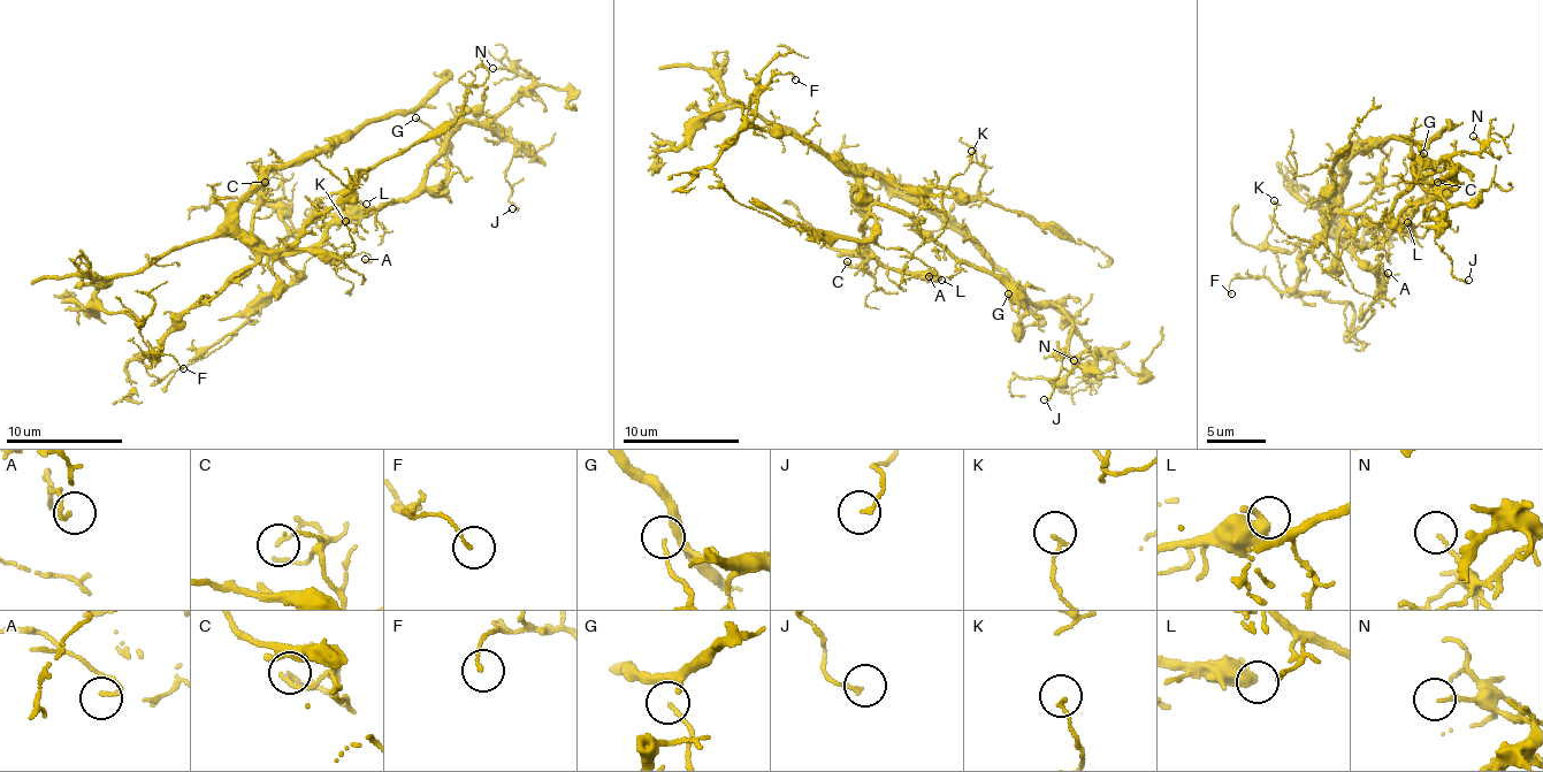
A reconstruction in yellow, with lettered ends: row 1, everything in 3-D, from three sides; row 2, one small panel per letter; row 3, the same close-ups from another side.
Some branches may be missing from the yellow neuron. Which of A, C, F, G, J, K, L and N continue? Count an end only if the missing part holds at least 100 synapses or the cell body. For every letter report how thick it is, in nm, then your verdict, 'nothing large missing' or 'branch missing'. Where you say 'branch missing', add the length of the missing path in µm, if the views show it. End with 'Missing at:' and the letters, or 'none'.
A: 130 nm thick; nothing large missing
C: 80 nm thick; nothing large missing
F: 100 nm thick; nothing large missing
G: 120 nm thick; nothing large missing
J: 120 nm thick; nothing large missing
K: 130 nm thick; nothing large missing
L: 600 nm thick; nothing large missing
N: 120 nm thick; nothing large missing
Missing at: none

